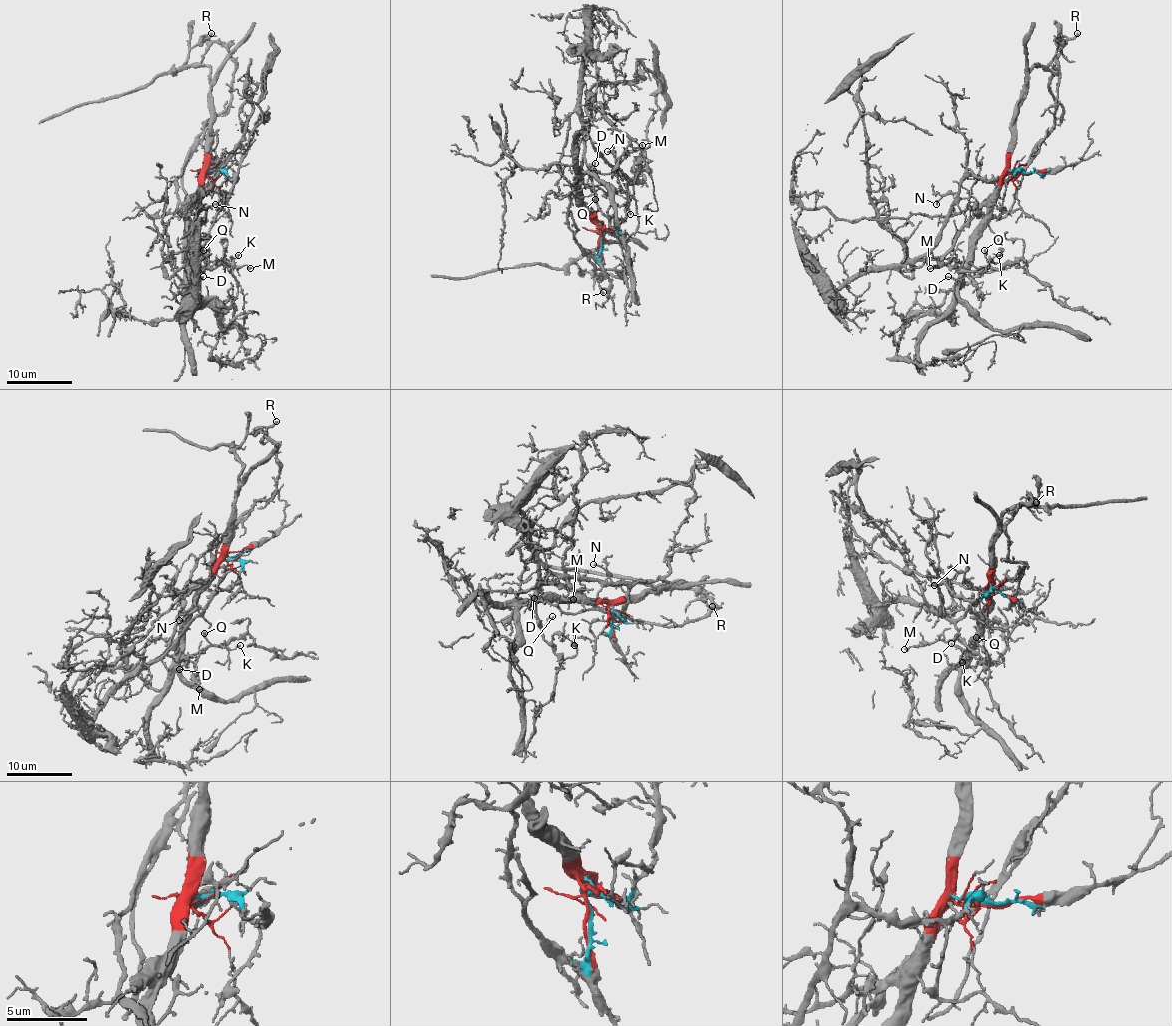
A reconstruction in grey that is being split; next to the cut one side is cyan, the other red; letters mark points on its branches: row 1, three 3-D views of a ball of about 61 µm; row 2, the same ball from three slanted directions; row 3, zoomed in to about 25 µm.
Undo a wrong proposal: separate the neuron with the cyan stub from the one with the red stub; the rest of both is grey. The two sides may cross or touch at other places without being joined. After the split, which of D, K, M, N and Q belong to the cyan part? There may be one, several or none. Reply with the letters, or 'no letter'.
K, M, N, Q

